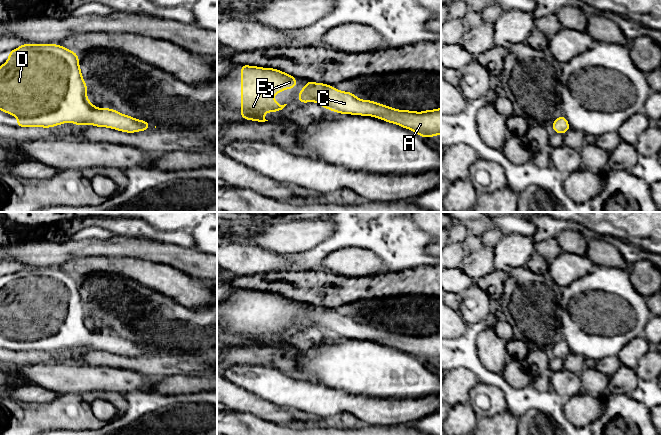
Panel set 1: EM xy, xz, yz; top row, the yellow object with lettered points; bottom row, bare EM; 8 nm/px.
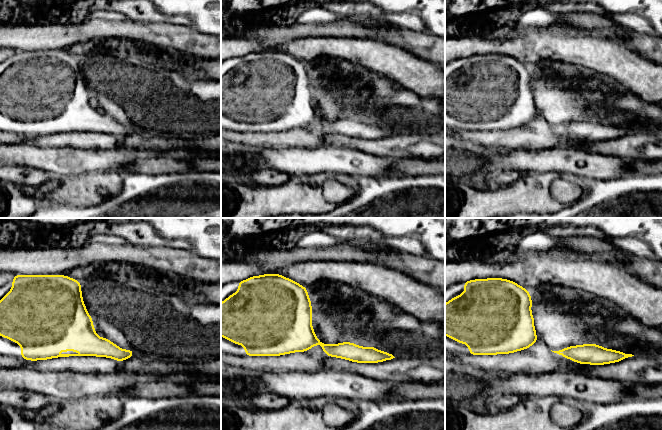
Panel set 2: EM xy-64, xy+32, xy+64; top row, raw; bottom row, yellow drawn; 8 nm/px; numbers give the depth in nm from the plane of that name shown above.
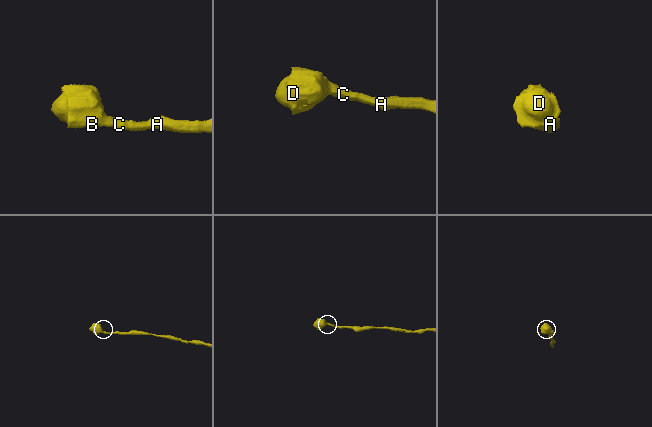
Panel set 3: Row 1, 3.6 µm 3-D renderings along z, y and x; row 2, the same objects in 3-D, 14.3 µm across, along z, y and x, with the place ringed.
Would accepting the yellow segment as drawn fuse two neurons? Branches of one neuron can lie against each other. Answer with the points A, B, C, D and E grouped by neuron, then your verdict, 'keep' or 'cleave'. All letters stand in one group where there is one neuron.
A B C D E | keep

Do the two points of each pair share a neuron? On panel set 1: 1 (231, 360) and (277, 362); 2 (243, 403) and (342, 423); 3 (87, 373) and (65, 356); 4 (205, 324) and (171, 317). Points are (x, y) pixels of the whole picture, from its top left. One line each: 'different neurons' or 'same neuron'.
1: same neuron
2: same neuron
3: different neurons
4: same neuron

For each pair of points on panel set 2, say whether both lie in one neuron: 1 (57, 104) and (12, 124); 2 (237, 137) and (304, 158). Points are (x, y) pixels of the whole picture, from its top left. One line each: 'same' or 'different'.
1: same
2: different

